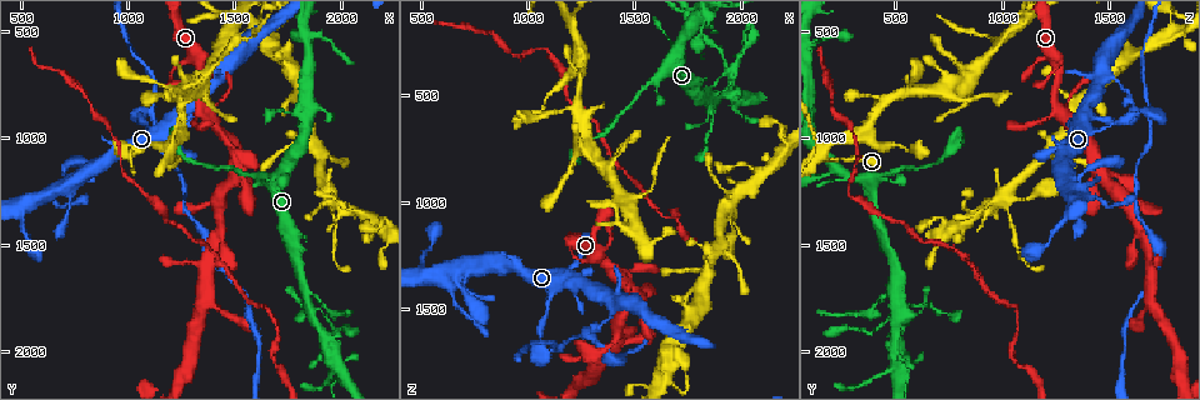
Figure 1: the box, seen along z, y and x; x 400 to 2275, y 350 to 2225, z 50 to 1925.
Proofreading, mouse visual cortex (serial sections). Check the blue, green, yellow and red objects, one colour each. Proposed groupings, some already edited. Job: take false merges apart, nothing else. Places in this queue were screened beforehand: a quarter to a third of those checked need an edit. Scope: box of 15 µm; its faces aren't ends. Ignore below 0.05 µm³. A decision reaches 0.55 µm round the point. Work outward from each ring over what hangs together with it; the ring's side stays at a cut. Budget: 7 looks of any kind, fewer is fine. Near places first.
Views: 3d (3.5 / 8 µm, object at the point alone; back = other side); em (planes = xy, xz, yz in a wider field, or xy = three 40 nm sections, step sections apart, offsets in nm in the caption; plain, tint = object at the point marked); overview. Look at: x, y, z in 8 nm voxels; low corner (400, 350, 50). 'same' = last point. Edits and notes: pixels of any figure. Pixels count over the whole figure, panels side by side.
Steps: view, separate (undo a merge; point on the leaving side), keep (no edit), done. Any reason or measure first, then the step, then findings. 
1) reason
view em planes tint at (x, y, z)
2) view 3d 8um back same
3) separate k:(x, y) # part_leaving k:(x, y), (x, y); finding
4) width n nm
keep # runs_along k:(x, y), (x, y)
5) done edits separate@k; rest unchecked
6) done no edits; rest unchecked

three arms meet
view 3d 3.5um at (1080, 860, 1710)

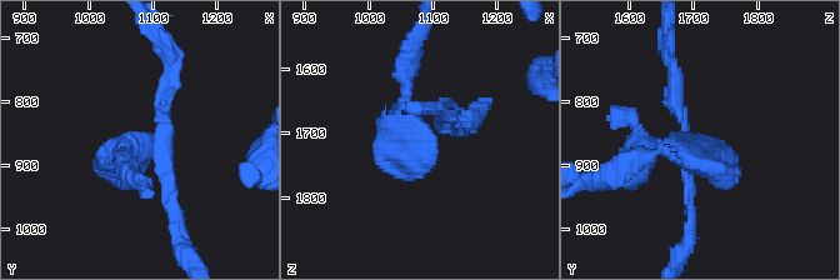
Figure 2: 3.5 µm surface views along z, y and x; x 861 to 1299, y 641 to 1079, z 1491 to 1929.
keep # runs_along 2:(405, 61), (405, 121), (455, 131); one cell here

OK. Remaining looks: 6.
four arms meet
view 3d 8um at (1340, 830, 1250)

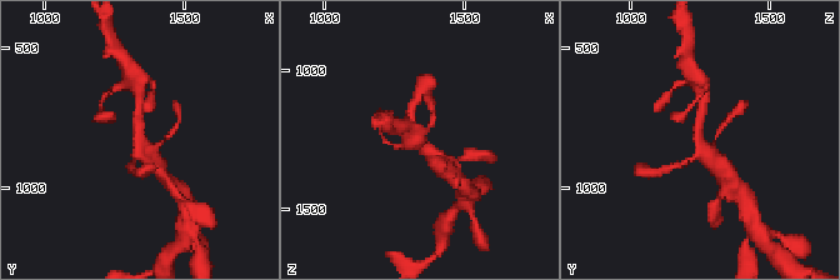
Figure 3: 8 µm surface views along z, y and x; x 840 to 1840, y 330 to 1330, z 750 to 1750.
arms 4; arm_widths 150, 150, 250, 400 nm; now the EM
view em xy step 3 tint at (1340, 830, 1260)

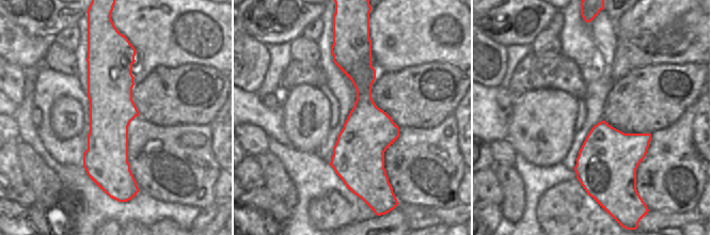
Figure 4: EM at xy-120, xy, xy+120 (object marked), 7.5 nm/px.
keep # runs_along 4:(344, 46), (363, 75), (361, 187); continuous, no second cell

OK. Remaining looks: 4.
three arms meet
view 3d 8um at (1220, 790, 550)

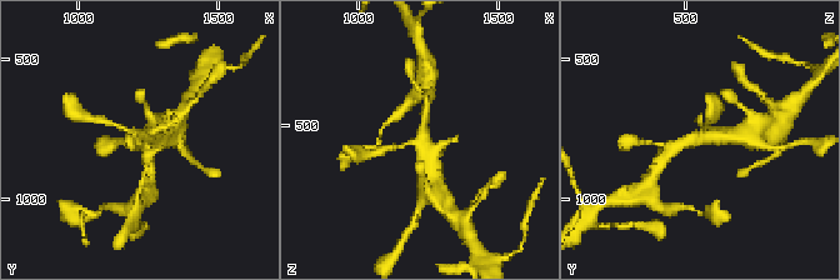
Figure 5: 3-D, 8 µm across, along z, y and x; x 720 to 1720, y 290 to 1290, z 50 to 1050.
shape alone is not enough
view em xy step 1 tint at (1220, 780, 560)

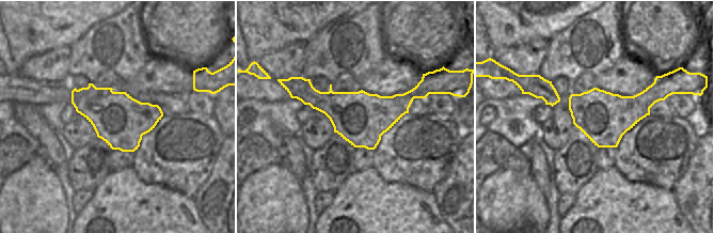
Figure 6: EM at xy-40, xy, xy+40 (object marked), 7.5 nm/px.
keep # one cell here

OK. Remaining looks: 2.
done no edits; rest unchecked

